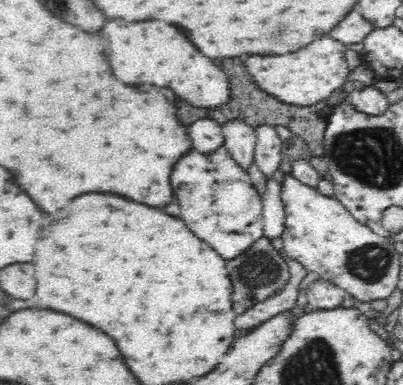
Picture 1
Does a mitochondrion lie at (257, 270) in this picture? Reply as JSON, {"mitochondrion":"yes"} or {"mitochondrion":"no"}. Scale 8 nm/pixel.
{"mitochondrion":"yes"}

